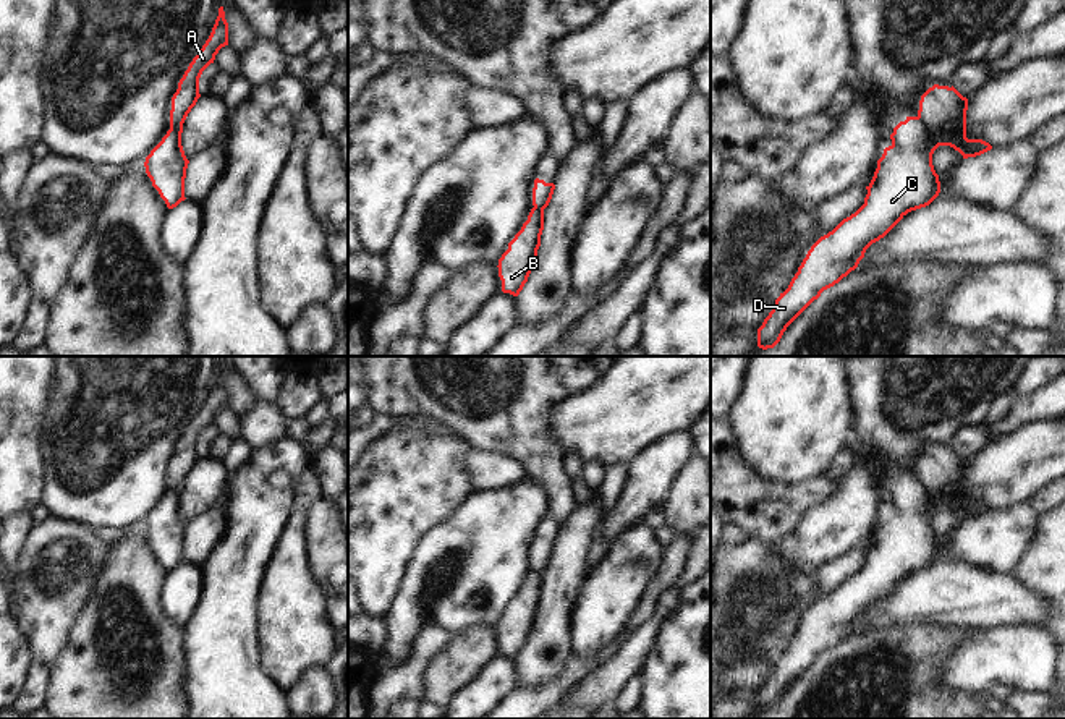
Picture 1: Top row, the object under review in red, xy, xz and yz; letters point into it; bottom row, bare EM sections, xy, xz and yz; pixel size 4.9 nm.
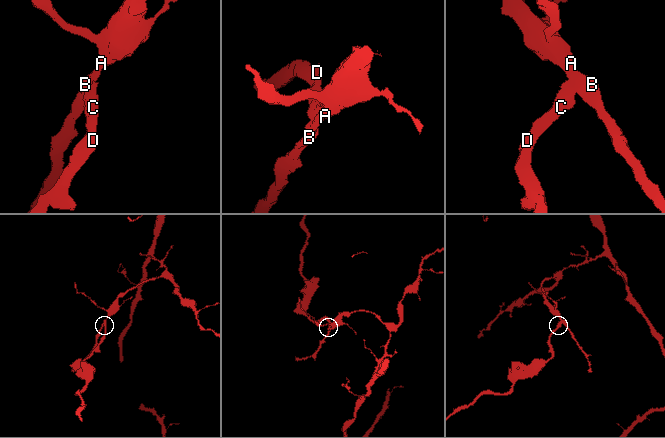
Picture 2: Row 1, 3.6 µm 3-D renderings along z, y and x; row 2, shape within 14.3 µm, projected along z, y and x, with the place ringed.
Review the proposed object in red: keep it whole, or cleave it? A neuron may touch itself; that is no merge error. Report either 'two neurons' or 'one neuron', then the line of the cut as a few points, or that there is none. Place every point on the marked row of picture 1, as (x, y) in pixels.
two neurons | yz (918, 115), (928, 133), (939, 144)

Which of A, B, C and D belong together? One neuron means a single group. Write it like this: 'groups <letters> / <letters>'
groups A B / C D

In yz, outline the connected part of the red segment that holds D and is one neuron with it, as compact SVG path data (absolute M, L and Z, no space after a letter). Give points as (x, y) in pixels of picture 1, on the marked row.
M919 117L900 121L890 139L866 186L864 204L811 246L788 288L757 329L759 348L774 348L787 327L824 290L858 267L872 243L908 212L929 206L939 196L940 181L932 165L939 144Z

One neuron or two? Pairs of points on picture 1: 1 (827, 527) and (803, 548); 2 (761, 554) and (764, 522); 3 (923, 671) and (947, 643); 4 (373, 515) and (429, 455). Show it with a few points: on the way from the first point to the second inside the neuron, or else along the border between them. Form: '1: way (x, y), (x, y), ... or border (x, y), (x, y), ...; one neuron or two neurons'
1: way (821, 533), (810, 544); one neuron
2: border (750, 538), (779, 543); two neurons
3: way (926, 664), (941, 650); one neuron
4: way (387, 501), (418, 470); one neuron

